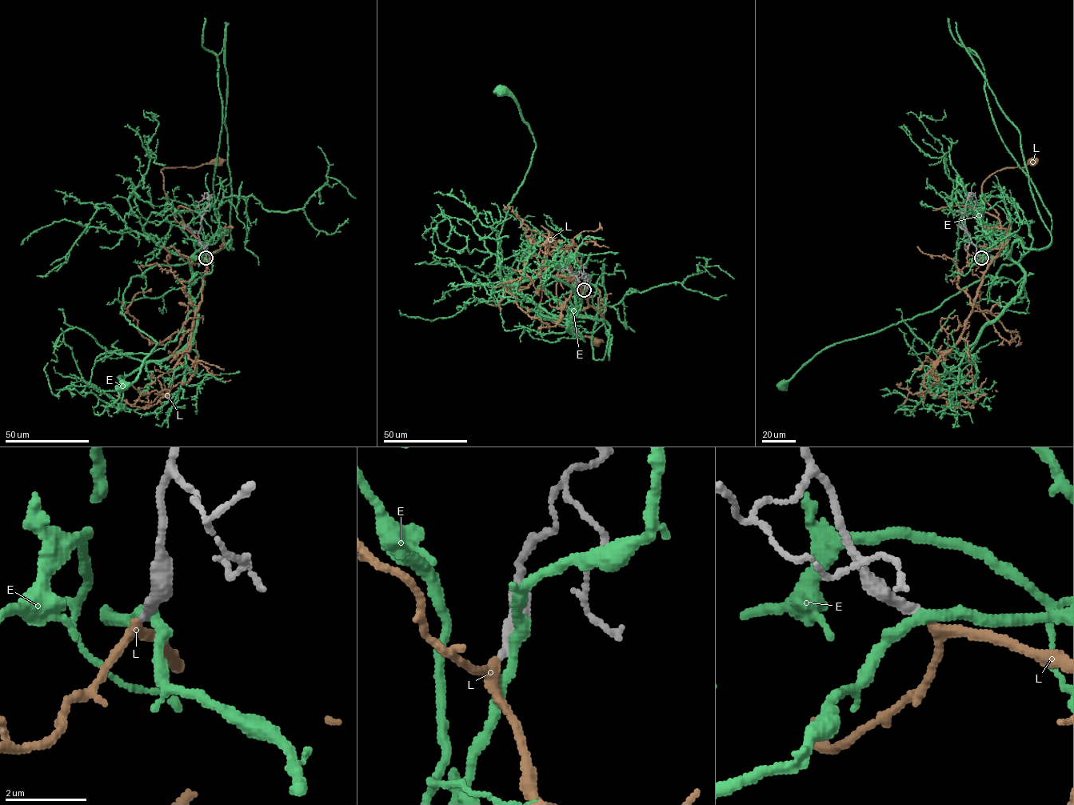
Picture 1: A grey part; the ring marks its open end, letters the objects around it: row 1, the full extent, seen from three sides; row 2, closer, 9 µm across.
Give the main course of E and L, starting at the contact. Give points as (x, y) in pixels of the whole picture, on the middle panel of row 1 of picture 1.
E: (584, 290), (577, 314), (565, 322), (524, 307), (509, 293), (499, 234), (536, 143), (516, 102), (501, 90)
L: (584, 290), (586, 308), (567, 310), (552, 306), (541, 290), (539, 308), (554, 322), (597, 341)

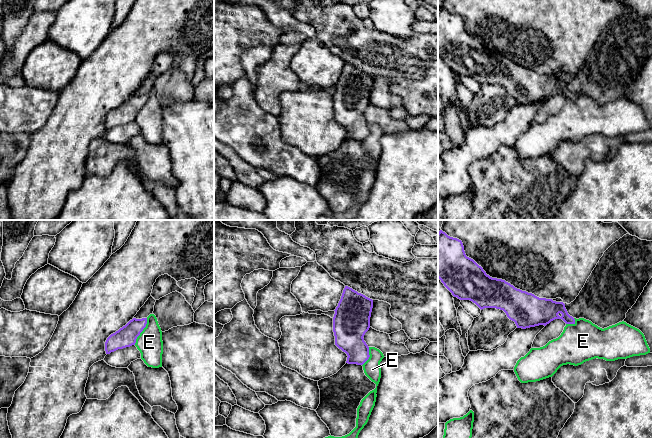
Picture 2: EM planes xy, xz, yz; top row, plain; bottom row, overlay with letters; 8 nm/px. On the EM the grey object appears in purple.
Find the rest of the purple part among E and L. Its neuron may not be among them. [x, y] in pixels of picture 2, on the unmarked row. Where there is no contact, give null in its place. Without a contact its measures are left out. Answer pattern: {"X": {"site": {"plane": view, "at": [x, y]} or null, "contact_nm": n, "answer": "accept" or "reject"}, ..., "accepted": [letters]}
{"E": {"site": {"plane": "xy", "at": [142, 106]}, "contact_nm": 240, "answer": "reject"}, "L": {"site": null, "answer": "accept"}, "accepted": ["L"]}

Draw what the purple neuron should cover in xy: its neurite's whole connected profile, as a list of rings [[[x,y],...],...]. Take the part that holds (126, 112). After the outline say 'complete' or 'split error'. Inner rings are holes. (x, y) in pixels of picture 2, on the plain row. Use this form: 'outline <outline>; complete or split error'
outline [[[133,94],[125,102],[111,110],[105,118],[106,130],[135,121],[137,113],[146,103],[146,100],[147,94]]]; complete

